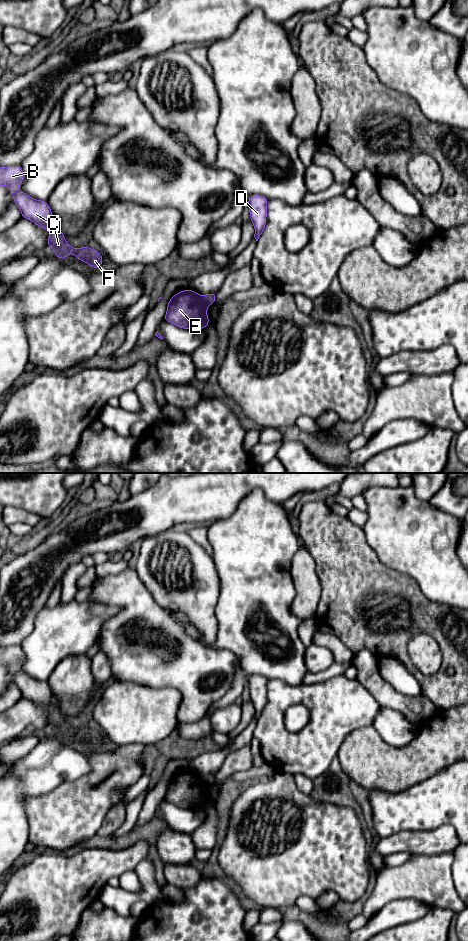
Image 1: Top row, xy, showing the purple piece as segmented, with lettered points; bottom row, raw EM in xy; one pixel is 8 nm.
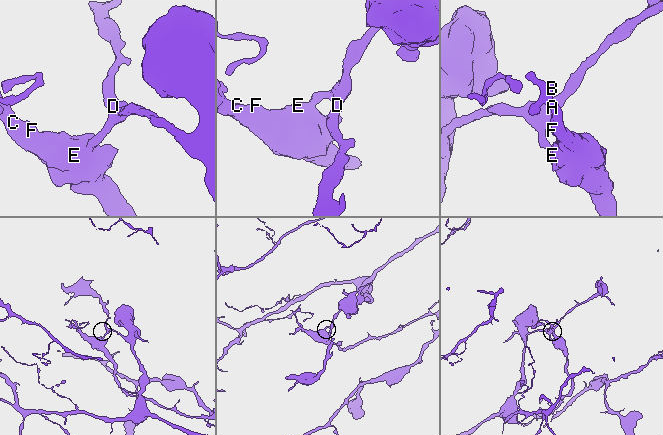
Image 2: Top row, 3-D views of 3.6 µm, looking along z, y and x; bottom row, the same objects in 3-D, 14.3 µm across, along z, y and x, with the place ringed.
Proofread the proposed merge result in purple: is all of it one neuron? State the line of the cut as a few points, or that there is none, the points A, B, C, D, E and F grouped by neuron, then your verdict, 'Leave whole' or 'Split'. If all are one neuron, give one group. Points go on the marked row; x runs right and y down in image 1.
Split along xy (202, 296), (202, 299), (208, 305). Groups: A B C E F / D. Split

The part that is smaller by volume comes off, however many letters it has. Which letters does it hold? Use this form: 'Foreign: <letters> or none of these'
Foreign: A, B, C, E, F

